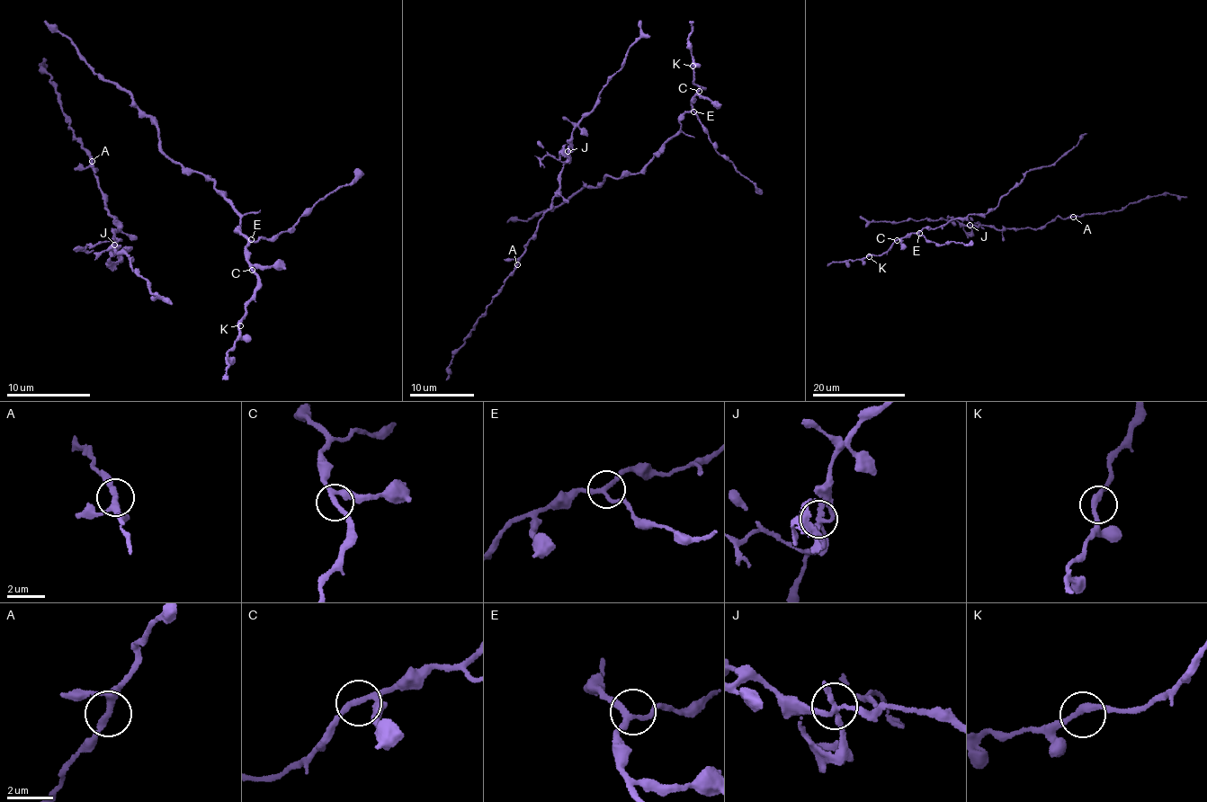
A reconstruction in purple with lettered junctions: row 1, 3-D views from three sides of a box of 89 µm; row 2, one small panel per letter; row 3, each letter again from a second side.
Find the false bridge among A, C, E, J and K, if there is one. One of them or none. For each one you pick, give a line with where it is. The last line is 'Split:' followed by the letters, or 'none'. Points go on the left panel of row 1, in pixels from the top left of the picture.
J: Place: (114, 245)
Split: J

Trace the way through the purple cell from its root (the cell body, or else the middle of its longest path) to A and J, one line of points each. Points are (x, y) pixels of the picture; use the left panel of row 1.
A: (156, 295), (132, 268), (133, 258), (111, 248), (120, 245), (114, 234), (119, 226), (105, 209), (92, 161)
J: (156, 295), (149, 290), (151, 283), (132, 268), (133, 258), (111, 248), (120, 245), (114, 244)

